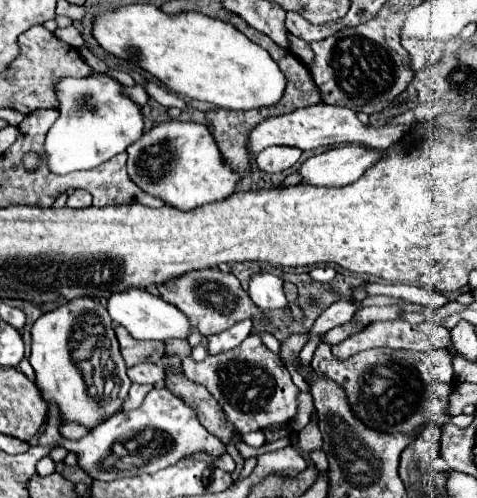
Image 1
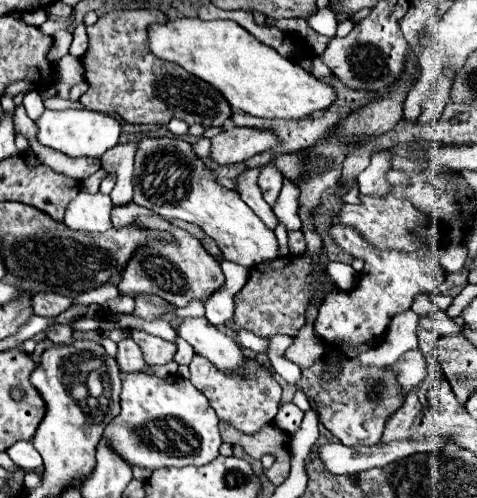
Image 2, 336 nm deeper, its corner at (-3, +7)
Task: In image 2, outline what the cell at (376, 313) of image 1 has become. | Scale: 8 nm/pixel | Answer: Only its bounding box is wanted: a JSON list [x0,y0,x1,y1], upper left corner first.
[412,294,434,316]

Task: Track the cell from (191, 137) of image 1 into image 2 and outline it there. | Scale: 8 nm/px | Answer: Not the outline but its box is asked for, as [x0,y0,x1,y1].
[134,136,278,266]

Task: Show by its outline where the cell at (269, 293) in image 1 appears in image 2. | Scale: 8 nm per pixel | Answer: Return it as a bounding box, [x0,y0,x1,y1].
[236,168,278,230]

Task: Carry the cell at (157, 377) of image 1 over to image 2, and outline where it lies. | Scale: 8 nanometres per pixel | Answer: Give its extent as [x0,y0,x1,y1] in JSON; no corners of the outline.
[116,338,146,372]

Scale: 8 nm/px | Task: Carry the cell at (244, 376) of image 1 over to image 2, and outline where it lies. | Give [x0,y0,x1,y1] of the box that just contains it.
[190,356,280,434]

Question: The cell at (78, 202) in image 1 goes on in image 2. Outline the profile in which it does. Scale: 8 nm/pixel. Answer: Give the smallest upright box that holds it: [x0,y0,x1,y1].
[64,192,112,232]

